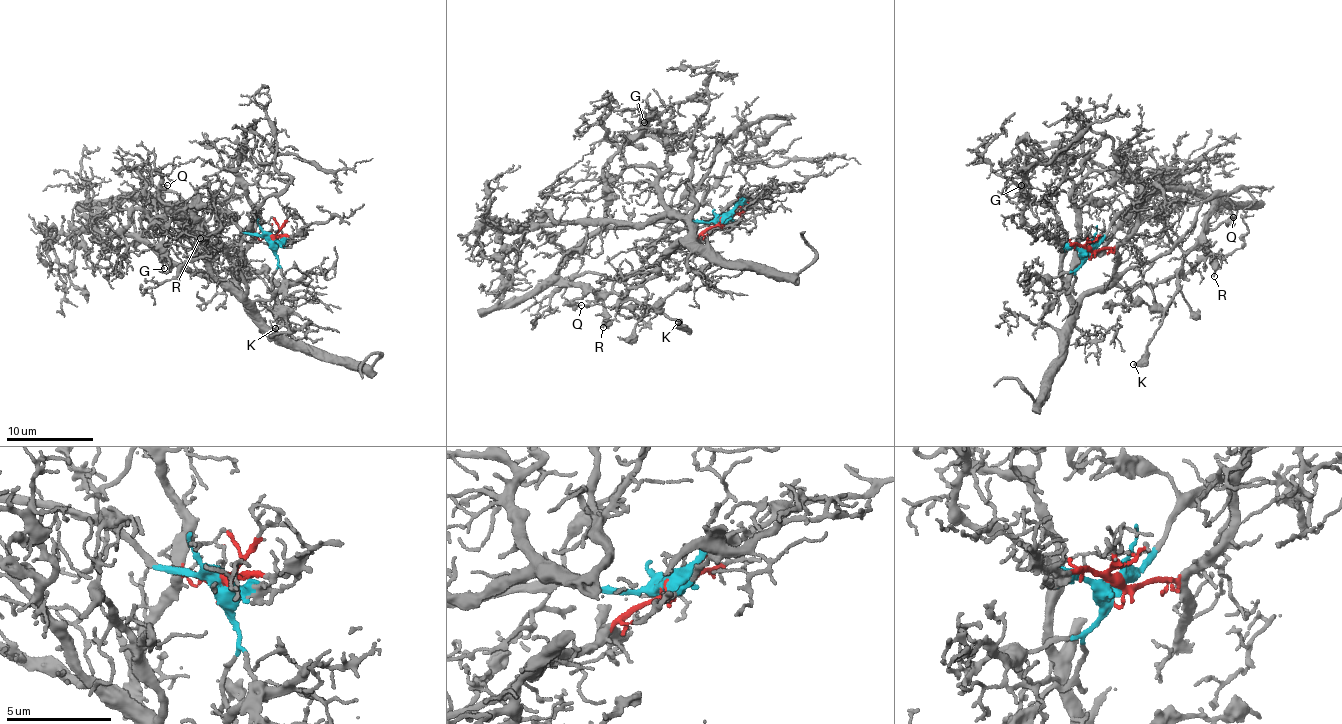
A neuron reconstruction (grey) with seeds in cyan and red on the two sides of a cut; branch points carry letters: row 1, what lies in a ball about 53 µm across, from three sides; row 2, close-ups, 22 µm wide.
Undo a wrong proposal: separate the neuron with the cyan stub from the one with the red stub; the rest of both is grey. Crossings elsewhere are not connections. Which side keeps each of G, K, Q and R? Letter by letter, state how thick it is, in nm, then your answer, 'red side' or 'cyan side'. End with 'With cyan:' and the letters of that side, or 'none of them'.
G: 120 nm | cyan side
K: 190 nm | cyan side
Q: 120 nm | cyan side
R: 140 nm | cyan side
With cyan: G, K, Q, R

